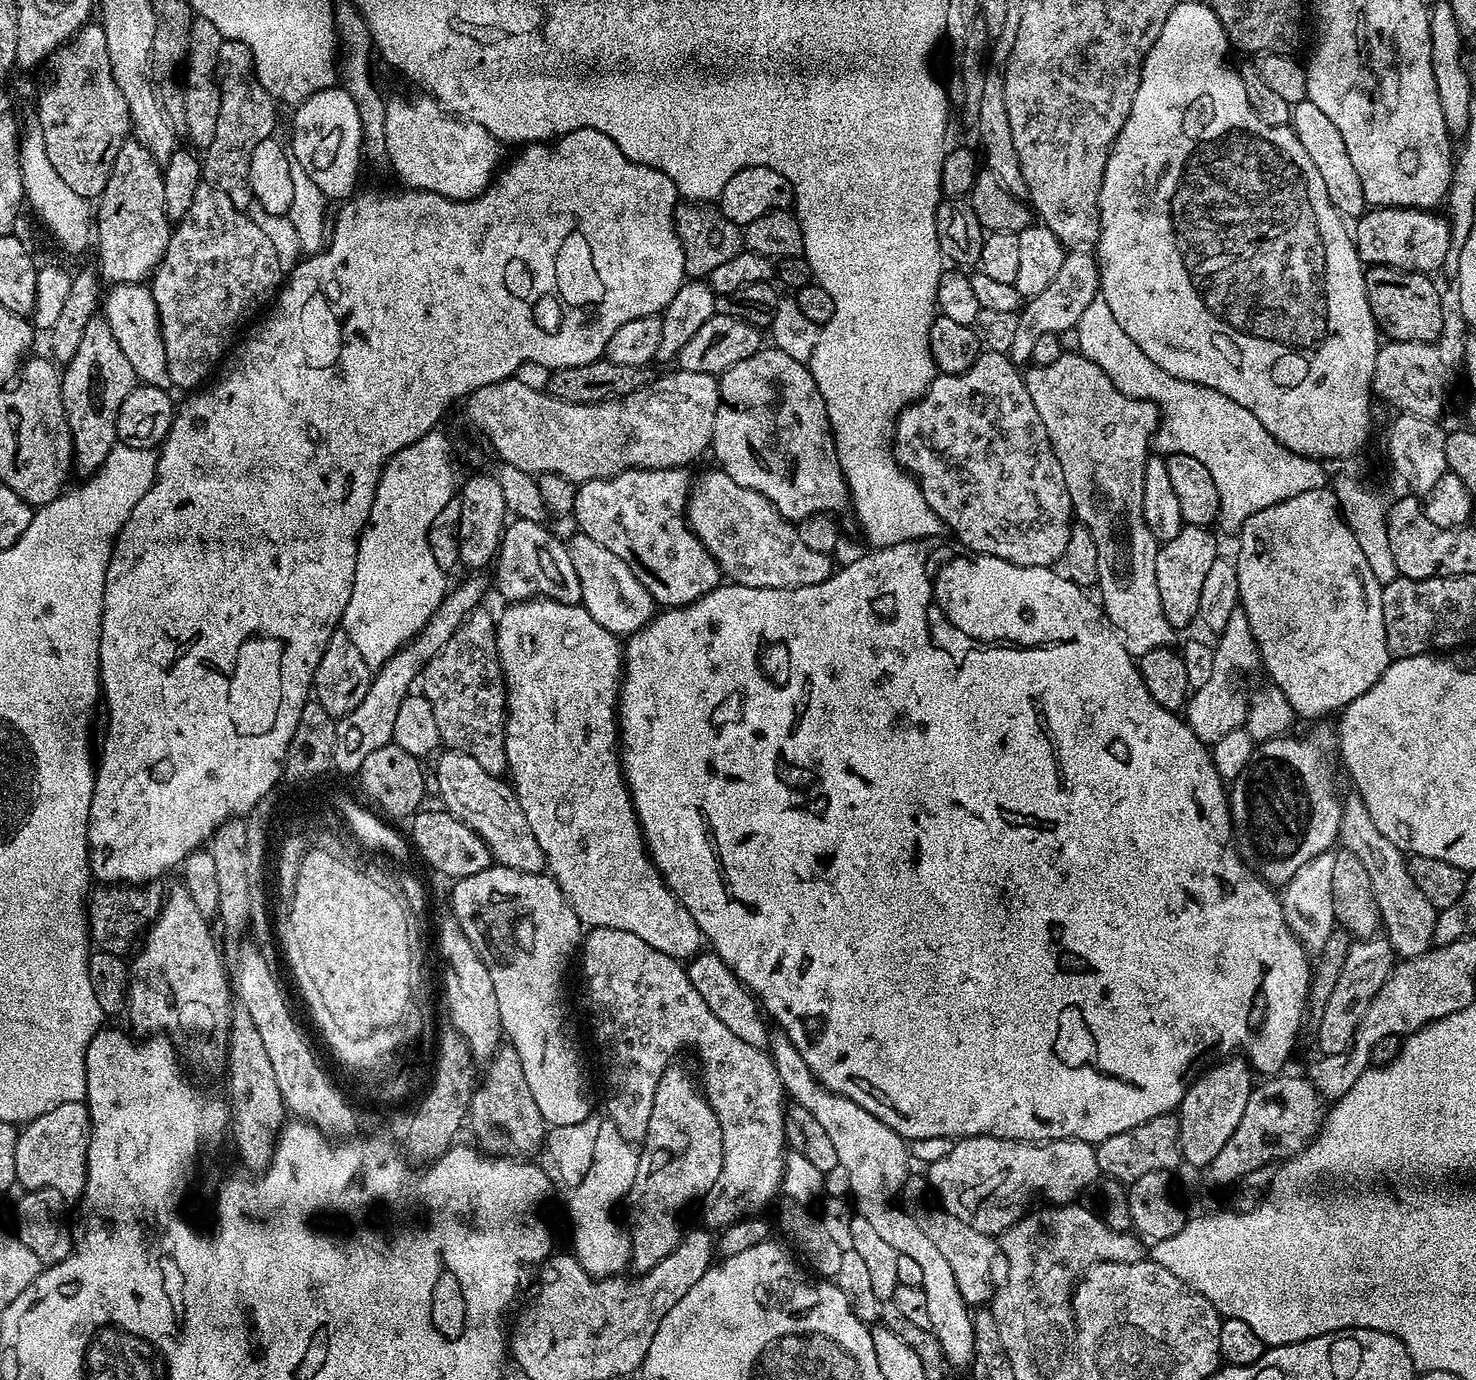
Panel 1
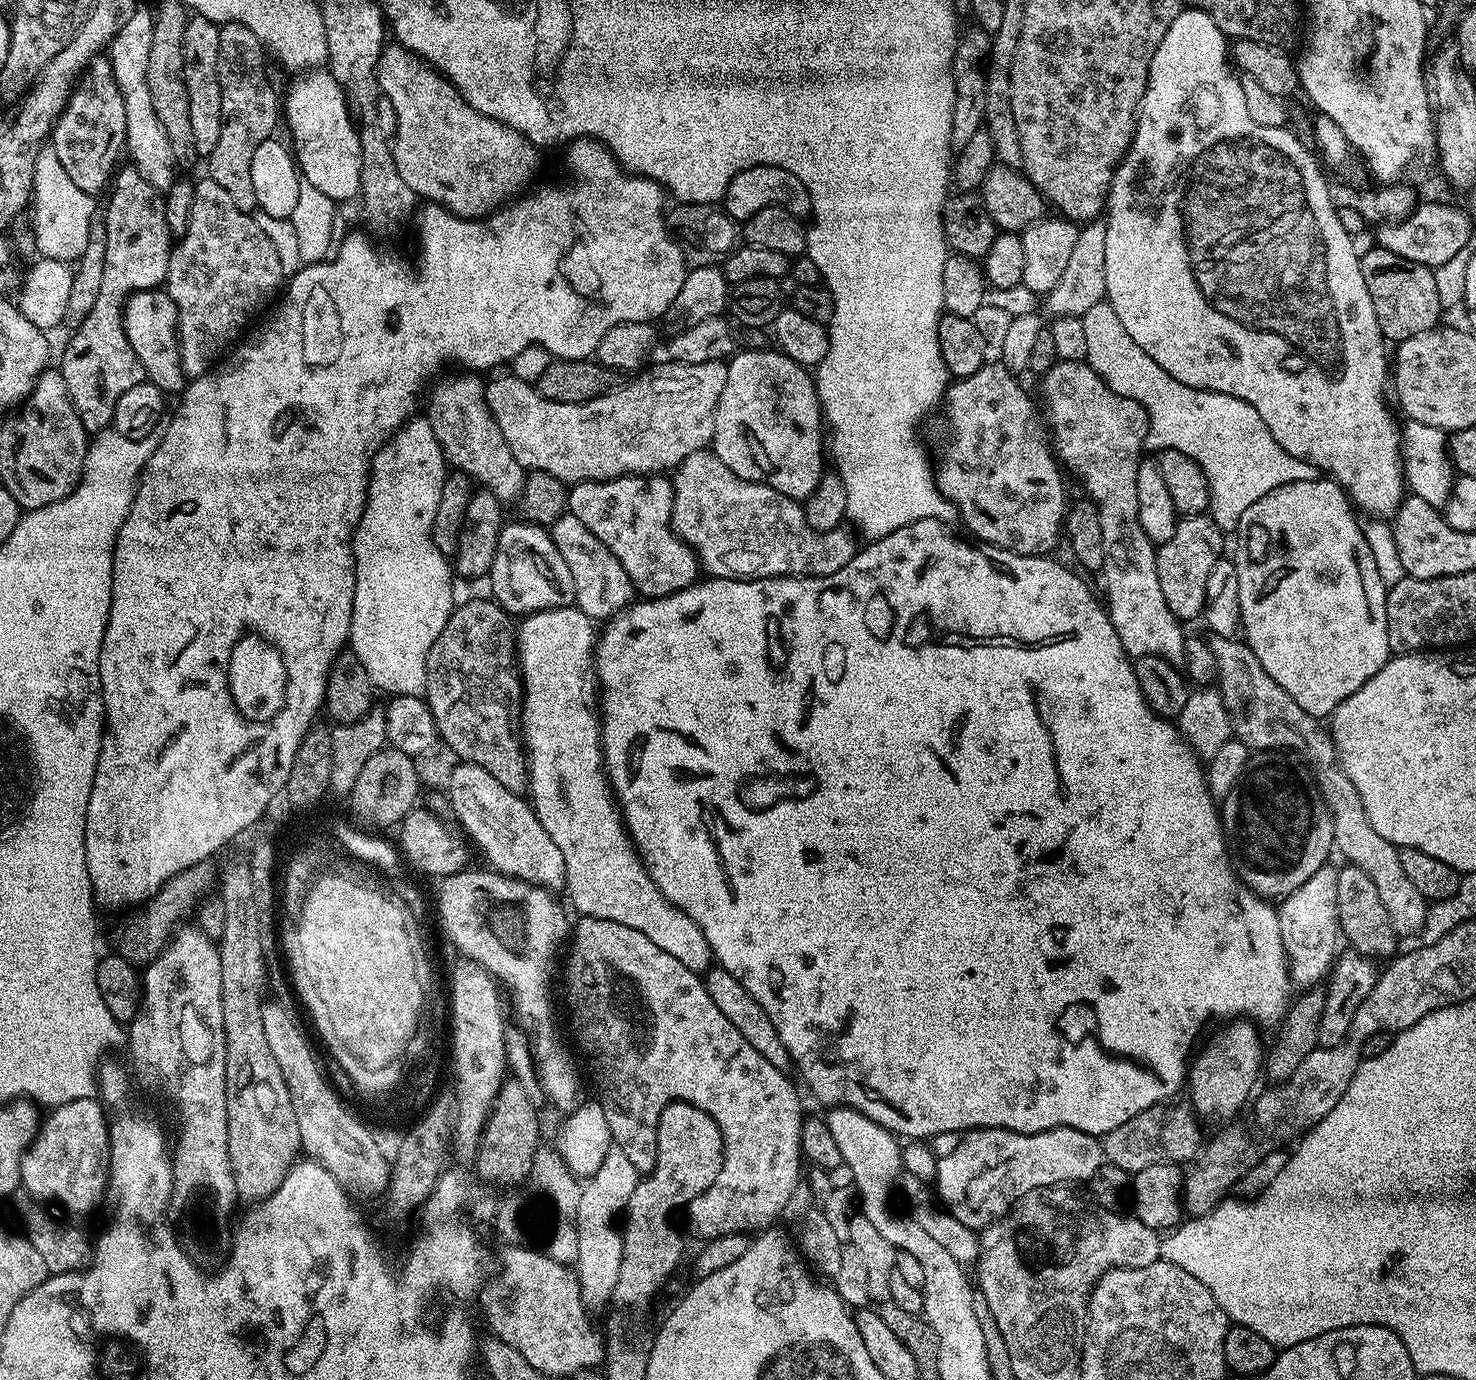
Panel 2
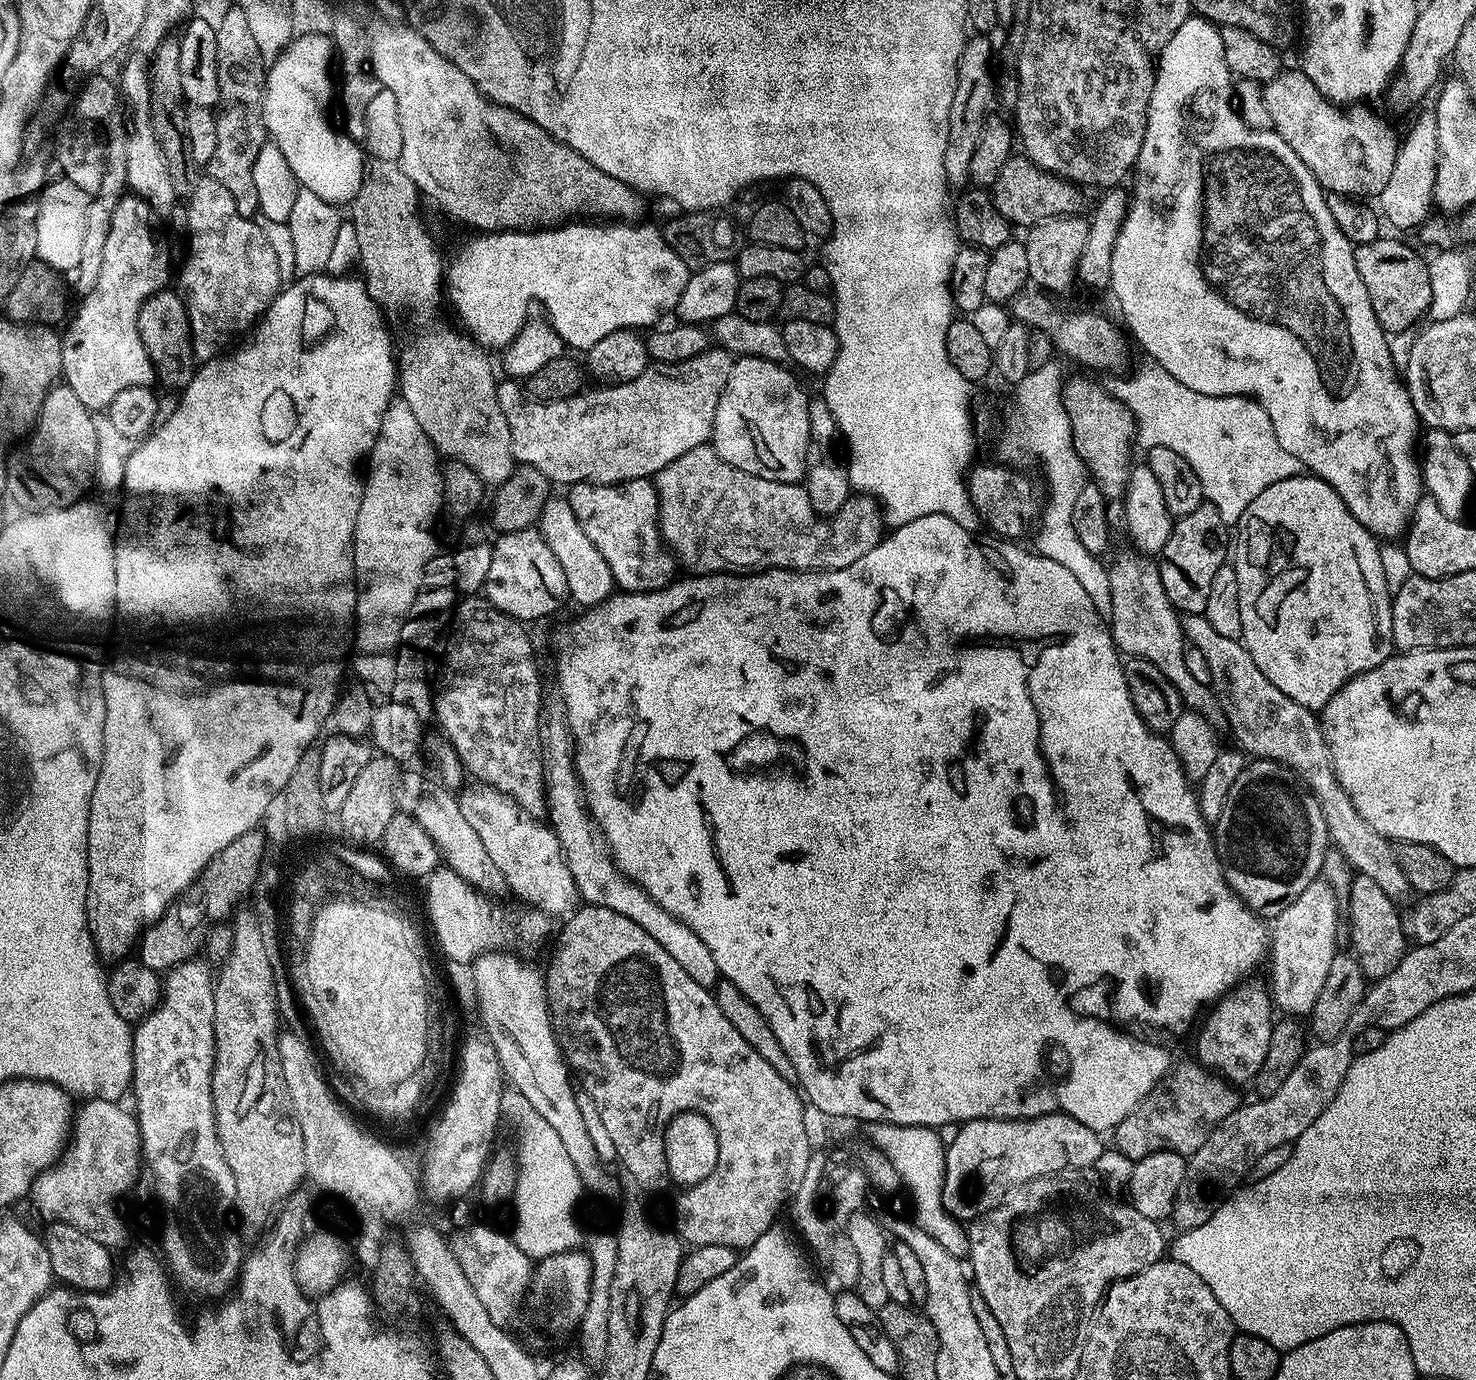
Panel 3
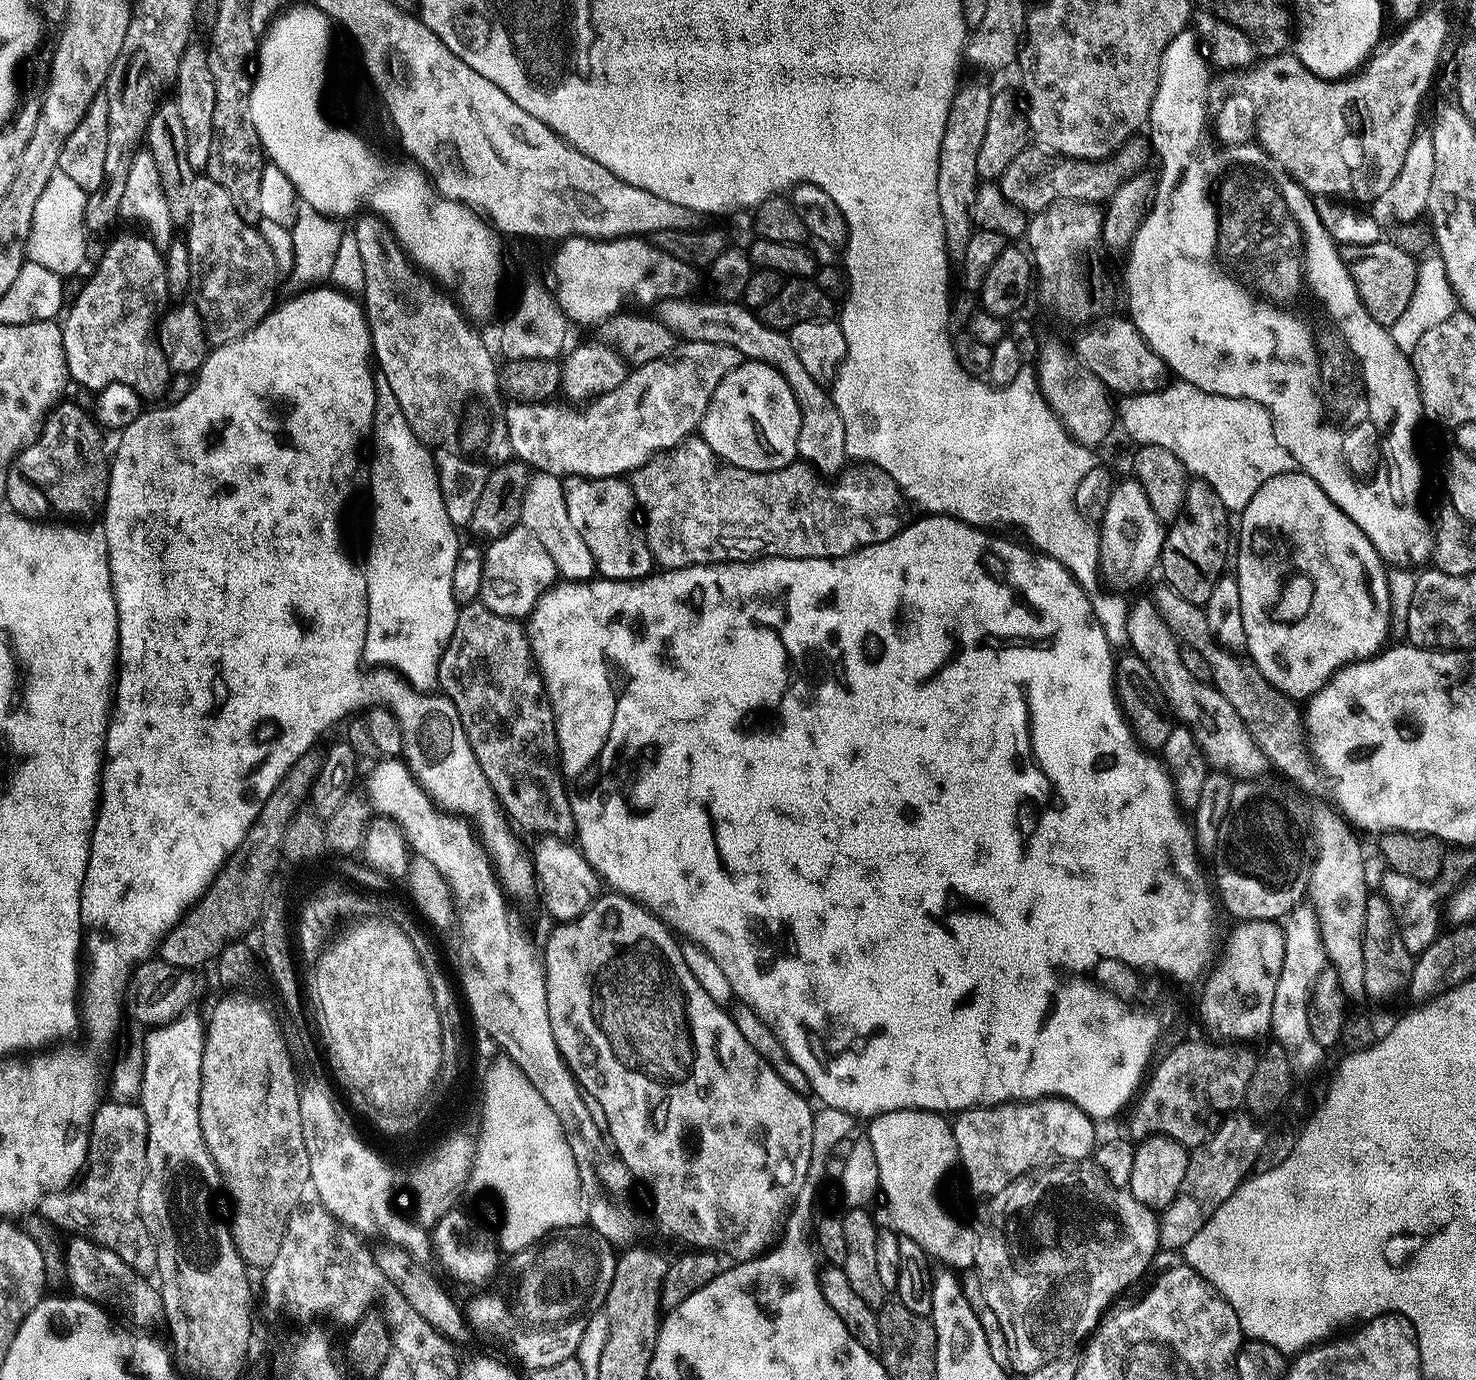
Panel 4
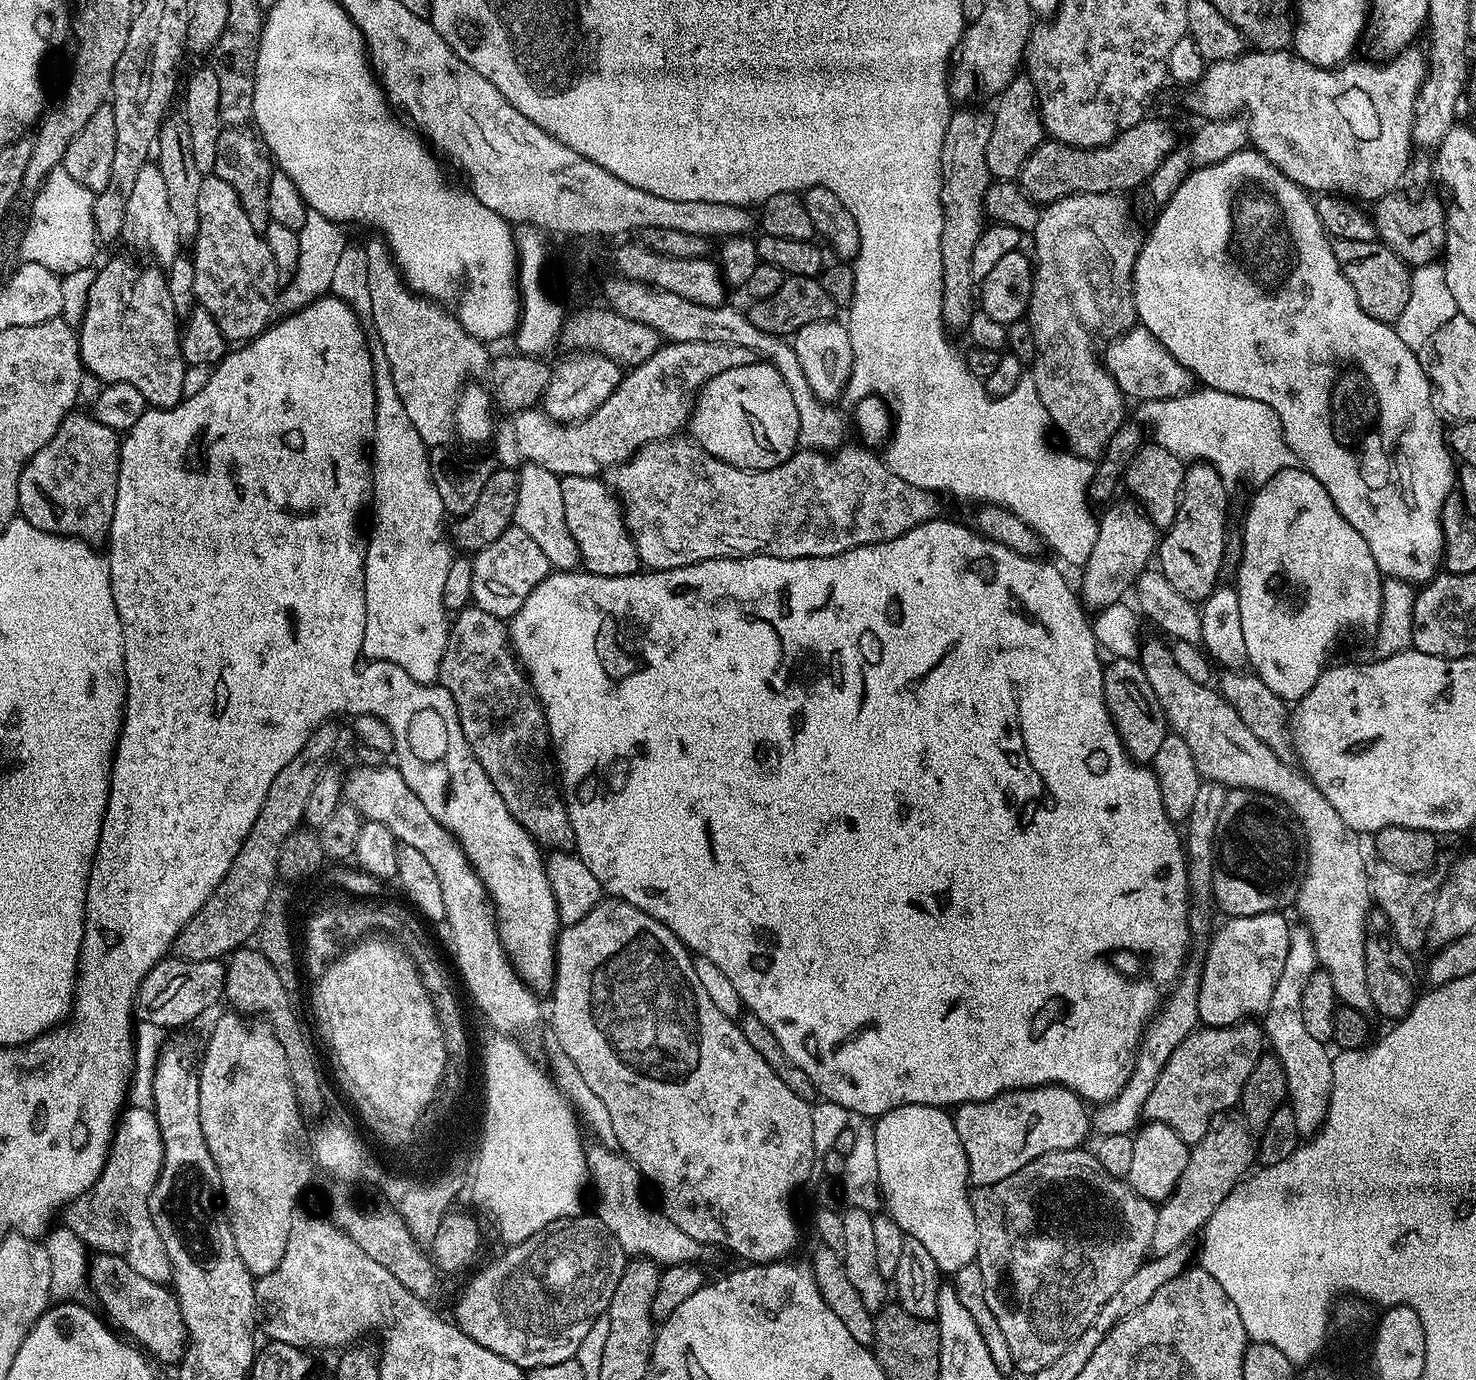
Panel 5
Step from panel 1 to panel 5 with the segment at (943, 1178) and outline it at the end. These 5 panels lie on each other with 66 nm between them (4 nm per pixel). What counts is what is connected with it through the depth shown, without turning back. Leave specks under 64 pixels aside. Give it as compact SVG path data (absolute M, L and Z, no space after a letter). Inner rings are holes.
M1042 1084L1039 1088L1014 1088L1011 1092L1001 1092L999 1096L990 1098L989 1100L979 1100L973 1104L961 1104L955 1109L954 1119L958 1130L958 1137L962 1140L962 1146L965 1147L966 1158L969 1160L969 1178L973 1185L993 1184L994 1182L1002 1182L1002 1178L1010 1178L1010 1174L1014 1174L1018 1170L1022 1170L1022 1166L1026 1166L1030 1162L1034 1162L1042 1154L1047 1152L1057 1152L1058 1150L1070 1150L1071 1148L1080 1148L1083 1140L1088 1136L1088 1128L1090 1132L1090 1112L1087 1112L1085 1101L1081 1100L1075 1092L1064 1087L1063 1084Z

